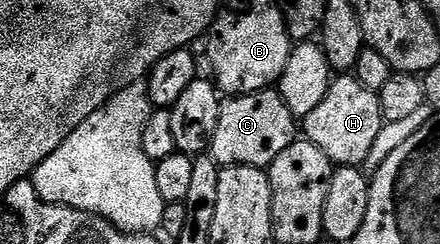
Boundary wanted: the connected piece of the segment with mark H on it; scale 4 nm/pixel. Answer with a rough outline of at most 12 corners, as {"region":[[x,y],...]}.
{"region":[[342,74],[304,117],[335,165],[362,166],[384,123],[377,92]]}

